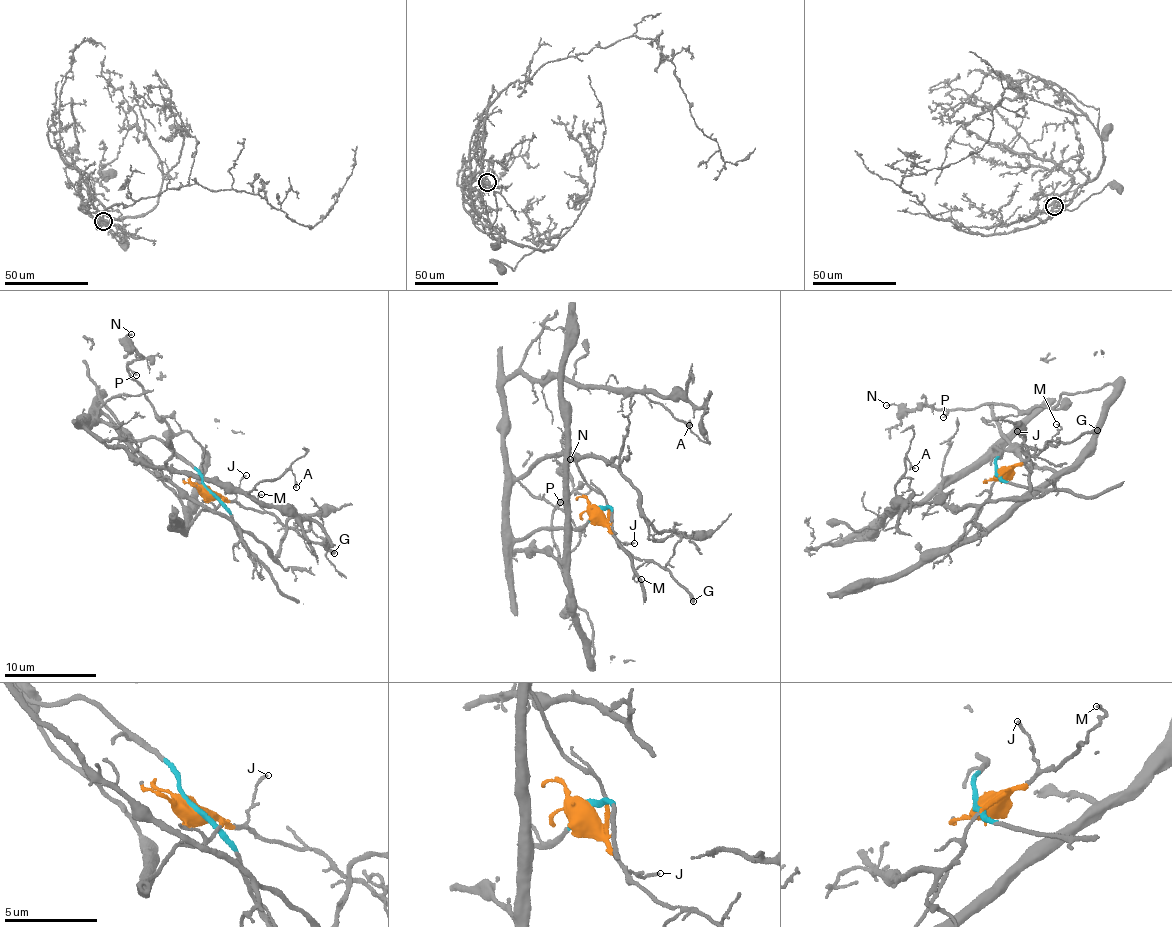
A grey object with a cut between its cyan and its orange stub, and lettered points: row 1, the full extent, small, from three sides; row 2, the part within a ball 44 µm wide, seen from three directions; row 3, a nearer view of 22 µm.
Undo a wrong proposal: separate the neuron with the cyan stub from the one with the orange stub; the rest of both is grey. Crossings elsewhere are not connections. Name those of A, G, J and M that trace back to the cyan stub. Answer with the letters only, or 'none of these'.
A

